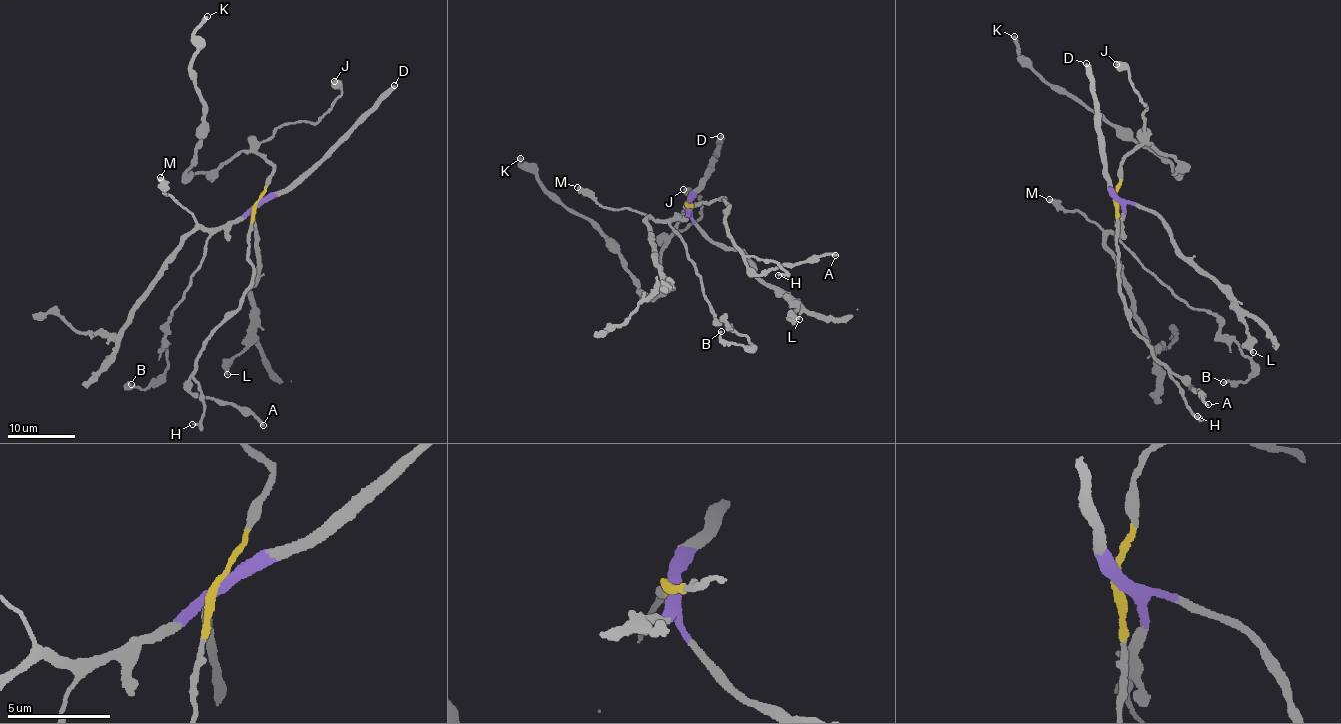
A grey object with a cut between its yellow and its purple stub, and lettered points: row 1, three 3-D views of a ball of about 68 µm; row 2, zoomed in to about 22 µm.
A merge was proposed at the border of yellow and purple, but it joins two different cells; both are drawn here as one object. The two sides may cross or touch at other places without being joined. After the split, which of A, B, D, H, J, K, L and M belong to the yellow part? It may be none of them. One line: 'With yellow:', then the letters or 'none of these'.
With yellow: A, H, J, K

